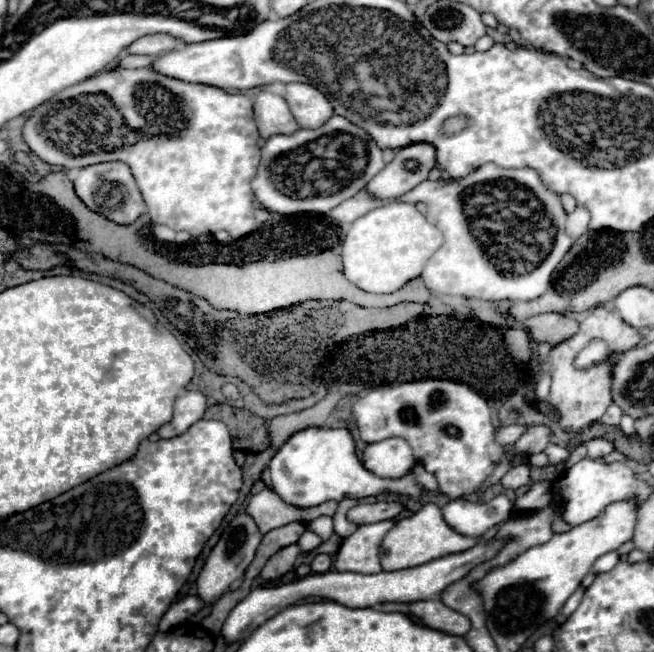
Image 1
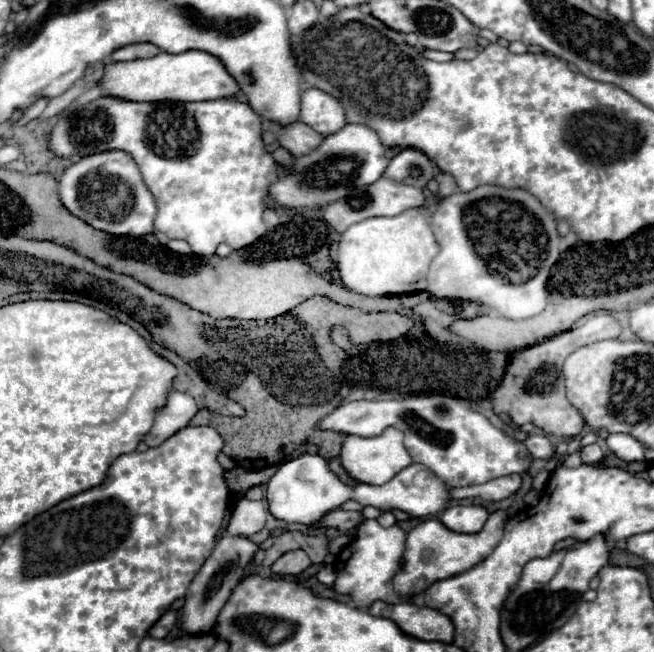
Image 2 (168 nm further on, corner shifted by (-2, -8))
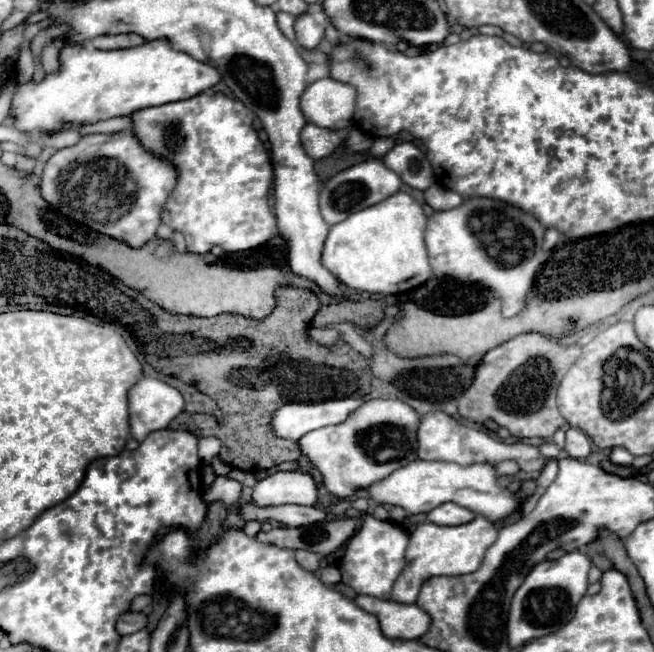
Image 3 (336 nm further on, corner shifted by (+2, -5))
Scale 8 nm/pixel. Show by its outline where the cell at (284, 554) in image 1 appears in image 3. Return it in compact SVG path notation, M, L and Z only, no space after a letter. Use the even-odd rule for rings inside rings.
M295 551L295 559L297 559L297 563L303 567L303 569L307 569L307 571L315 571L317 567L319 567L319 555L315 555L315 553L311 553L311 551Z

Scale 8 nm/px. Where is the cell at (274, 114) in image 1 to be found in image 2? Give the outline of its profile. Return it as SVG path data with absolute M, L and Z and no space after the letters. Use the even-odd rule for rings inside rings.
M295 122L291 126L271 126L271 130L277 136L279 144L289 152L293 152L295 156L311 154L325 138L319 136L319 132L315 132L311 126L303 122Z

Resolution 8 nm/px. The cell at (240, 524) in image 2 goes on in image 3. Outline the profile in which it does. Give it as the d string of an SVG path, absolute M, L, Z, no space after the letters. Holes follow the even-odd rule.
M217 477L213 487L209 491L203 493L203 501L213 503L213 501L221 501L225 505L225 509L233 509L239 501L241 501L241 483L231 479L231 477Z

